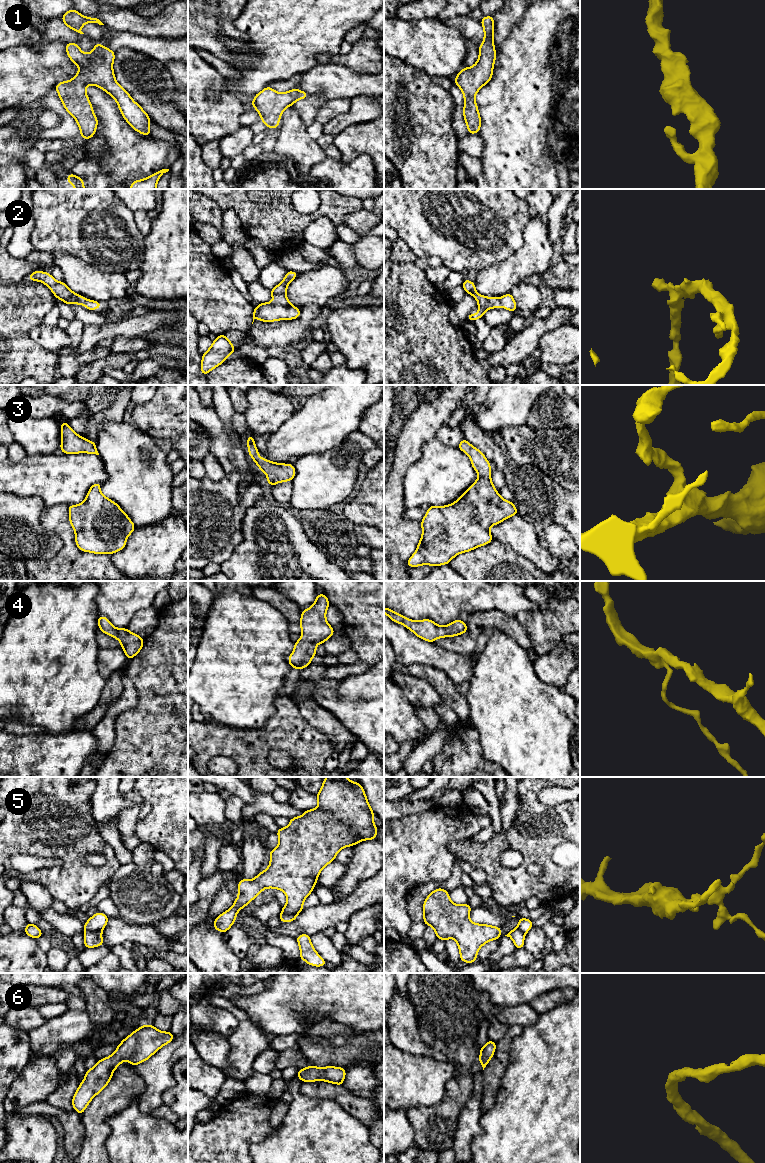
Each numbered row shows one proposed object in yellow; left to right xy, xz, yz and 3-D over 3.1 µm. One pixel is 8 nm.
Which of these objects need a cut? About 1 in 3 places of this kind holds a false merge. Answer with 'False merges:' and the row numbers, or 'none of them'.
False merges: 5

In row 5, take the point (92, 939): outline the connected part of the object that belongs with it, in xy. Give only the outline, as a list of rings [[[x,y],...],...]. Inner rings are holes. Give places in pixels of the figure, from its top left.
[[[84,931],[84,945],[86,948],[104,945],[102,931]]]

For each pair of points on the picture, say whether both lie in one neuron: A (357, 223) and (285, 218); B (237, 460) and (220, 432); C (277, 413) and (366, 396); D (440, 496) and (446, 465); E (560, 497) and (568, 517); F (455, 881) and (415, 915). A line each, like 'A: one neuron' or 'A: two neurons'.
A: two neurons
B: one neuron
C: two neurons
D: one neuron
E: one neuron
F: one neuron

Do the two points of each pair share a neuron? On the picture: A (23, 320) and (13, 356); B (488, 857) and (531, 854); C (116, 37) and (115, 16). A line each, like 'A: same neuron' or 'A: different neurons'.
A: same neuron
B: same neuron
C: different neurons

